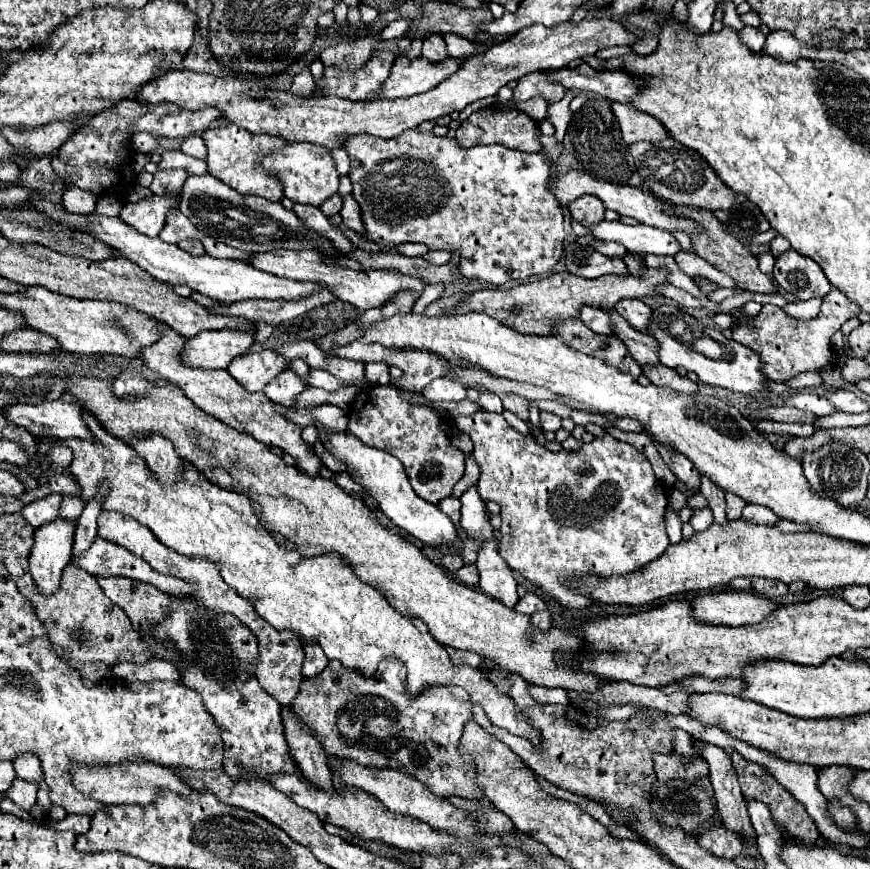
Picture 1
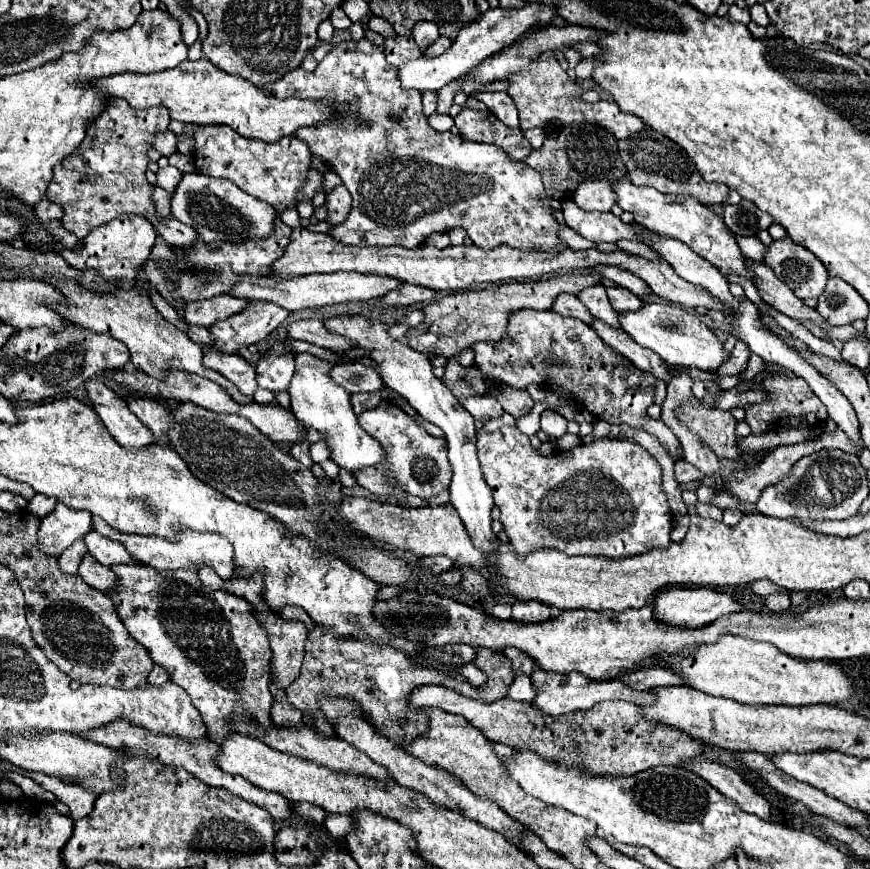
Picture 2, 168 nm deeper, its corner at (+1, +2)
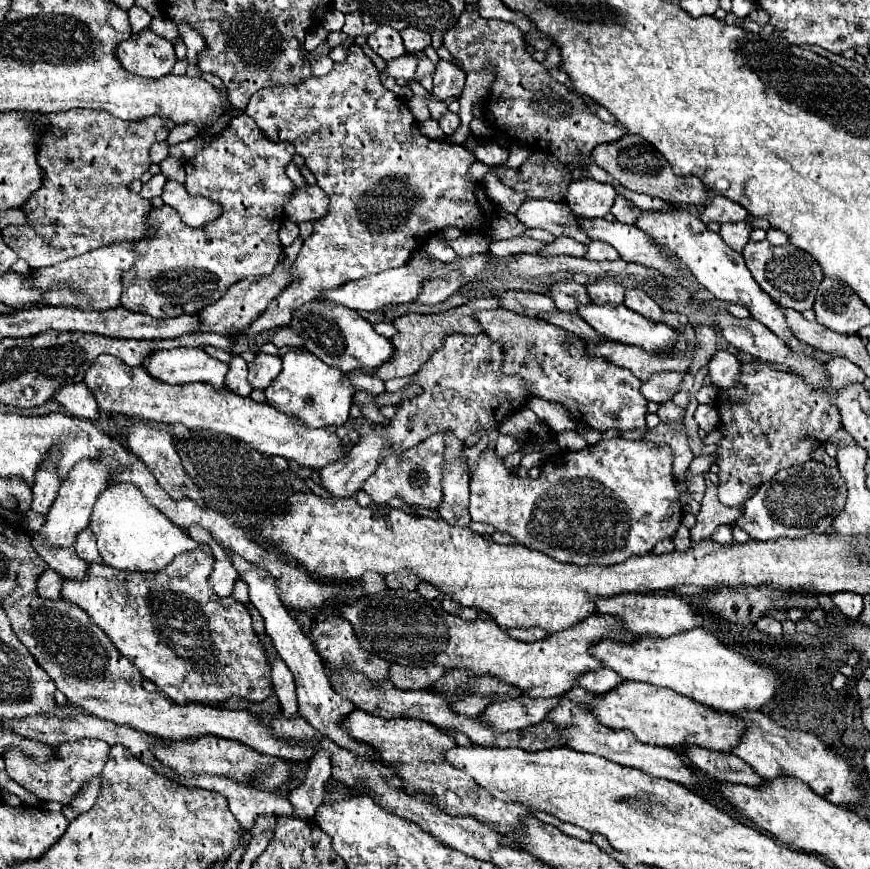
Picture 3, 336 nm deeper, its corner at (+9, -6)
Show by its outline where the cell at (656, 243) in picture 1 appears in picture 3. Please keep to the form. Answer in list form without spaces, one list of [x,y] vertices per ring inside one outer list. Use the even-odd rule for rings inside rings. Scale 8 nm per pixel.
[[[528,200],[520,206],[516,216],[528,228],[542,228],[554,236],[570,236],[580,244],[590,244],[590,238],[580,228],[576,216],[566,202]]]

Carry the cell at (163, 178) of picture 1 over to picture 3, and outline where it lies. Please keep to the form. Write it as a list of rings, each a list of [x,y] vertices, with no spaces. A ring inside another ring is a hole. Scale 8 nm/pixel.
[[[156,174],[156,176],[152,176],[150,182],[146,182],[146,184],[142,186],[140,196],[146,198],[146,200],[152,200],[152,198],[156,198],[156,196],[162,196],[162,188],[164,188],[164,184],[166,184],[164,174]]]

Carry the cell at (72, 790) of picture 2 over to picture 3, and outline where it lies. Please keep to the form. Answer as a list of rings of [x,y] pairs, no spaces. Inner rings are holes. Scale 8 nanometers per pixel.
[[[100,776],[94,778],[94,780],[90,780],[90,782],[72,798],[72,802],[70,802],[72,810],[78,812],[78,814],[84,814],[84,812],[94,804],[94,800],[96,800],[96,796],[98,796],[98,790],[100,790]]]

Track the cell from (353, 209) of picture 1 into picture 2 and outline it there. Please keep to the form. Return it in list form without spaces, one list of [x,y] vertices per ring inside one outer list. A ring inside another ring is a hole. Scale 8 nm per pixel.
[[[342,184],[332,188],[332,190],[328,190],[324,206],[328,208],[326,222],[340,224],[342,220],[346,220],[346,216],[350,212],[350,192],[346,192],[346,188]]]

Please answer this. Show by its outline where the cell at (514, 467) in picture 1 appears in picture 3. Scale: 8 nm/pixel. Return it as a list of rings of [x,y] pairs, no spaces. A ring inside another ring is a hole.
[[[612,438],[612,440],[602,440],[594,446],[588,446],[580,452],[558,452],[554,456],[550,456],[544,466],[542,472],[536,480],[532,480],[530,476],[518,476],[512,470],[508,470],[504,466],[504,460],[498,458],[498,454],[494,450],[484,450],[482,456],[478,458],[478,464],[472,472],[472,482],[470,482],[470,516],[476,522],[486,522],[492,524],[498,532],[506,532],[512,538],[516,538],[522,546],[532,548],[532,550],[540,550],[548,556],[552,556],[558,562],[570,562],[570,564],[598,564],[598,566],[610,566],[610,564],[620,564],[624,560],[628,560],[630,556],[642,556],[652,552],[652,548],[656,546],[656,542],[666,540],[670,536],[676,534],[680,520],[682,520],[682,506],[678,500],[678,492],[674,488],[674,478],[672,478],[672,450],[668,444],[648,444],[644,440],[622,440],[622,438]]]

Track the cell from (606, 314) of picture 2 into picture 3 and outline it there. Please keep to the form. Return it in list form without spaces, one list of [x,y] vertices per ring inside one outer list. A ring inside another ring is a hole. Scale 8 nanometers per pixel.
[[[558,282],[550,288],[550,296],[554,298],[558,310],[578,314],[578,306],[586,306],[592,300],[586,296],[586,286],[578,282]]]

